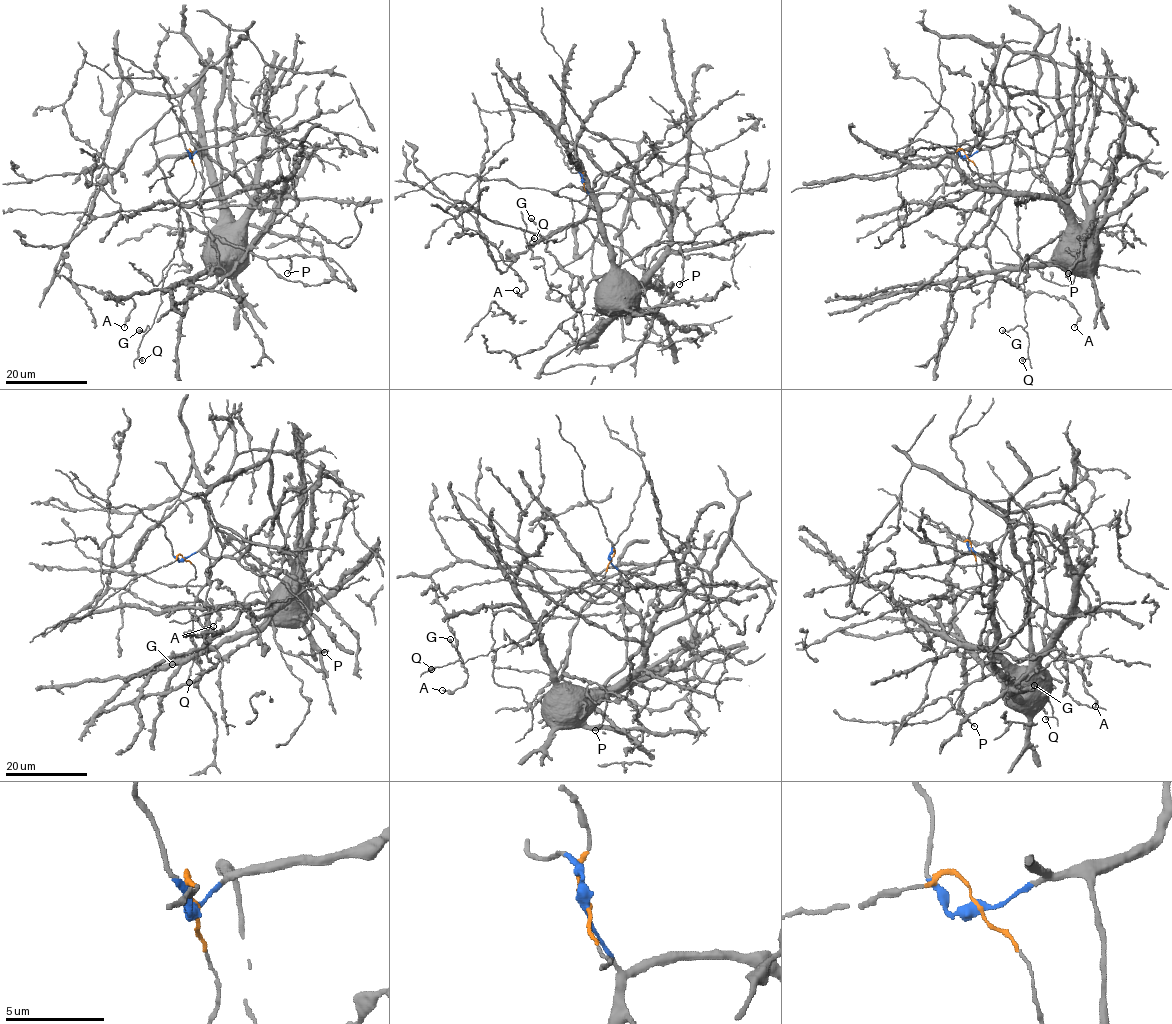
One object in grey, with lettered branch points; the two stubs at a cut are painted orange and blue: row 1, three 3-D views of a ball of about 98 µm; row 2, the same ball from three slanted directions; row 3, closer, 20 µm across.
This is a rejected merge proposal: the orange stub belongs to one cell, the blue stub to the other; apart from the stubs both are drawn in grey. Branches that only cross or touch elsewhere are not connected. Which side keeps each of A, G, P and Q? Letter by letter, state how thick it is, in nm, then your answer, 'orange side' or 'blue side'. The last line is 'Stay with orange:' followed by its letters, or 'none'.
A: 150 nm thick; blue side
G: 400 nm thick; orange side
P: 190 nm thick; blue side
Q: 360 nm thick; orange side
Stay with orange: G, Q

